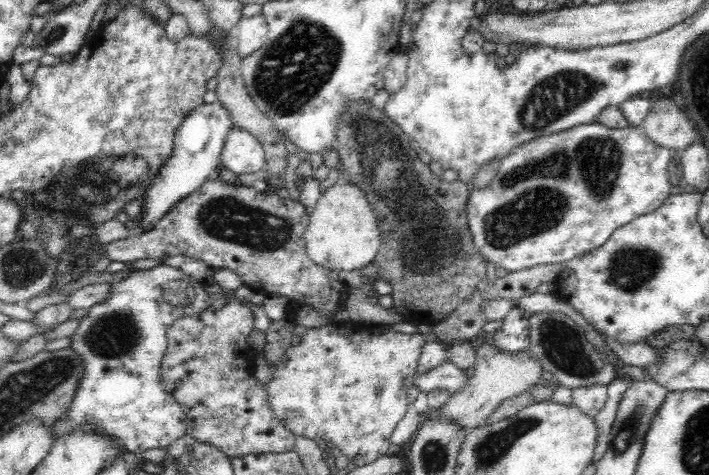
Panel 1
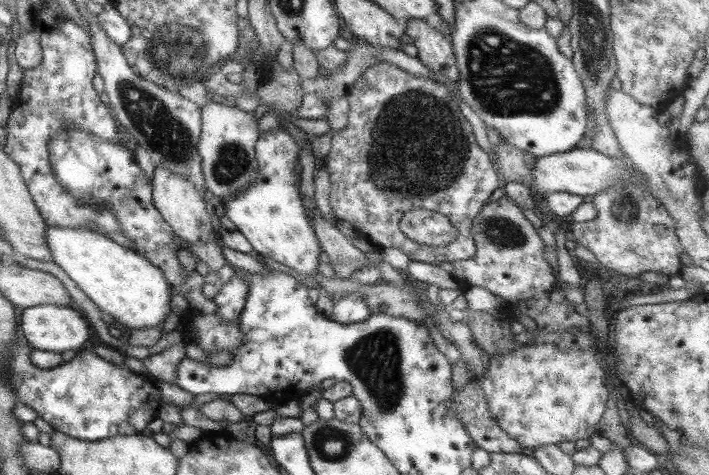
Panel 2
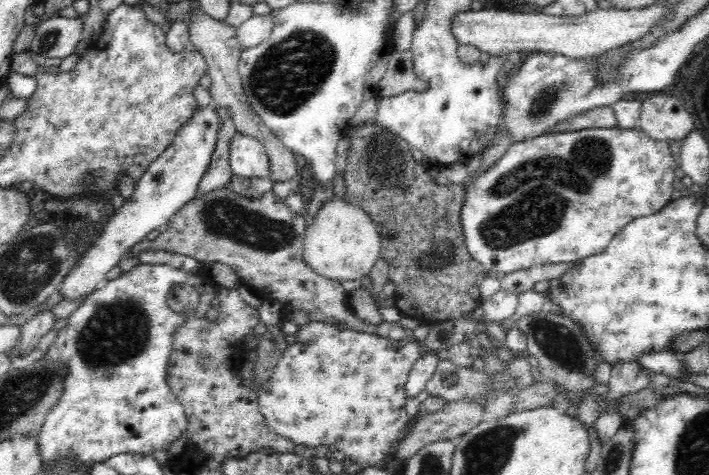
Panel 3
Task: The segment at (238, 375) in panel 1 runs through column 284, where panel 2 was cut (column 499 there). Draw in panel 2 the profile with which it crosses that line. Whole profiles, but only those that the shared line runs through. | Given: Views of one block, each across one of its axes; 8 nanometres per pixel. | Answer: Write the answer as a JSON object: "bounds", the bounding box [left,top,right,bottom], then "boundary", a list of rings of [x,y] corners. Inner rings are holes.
{"bounds":[452,383,520,454],"boundary":[[[467,383],[459,392],[452,389],[452,403],[456,410],[458,422],[464,425],[464,429],[477,448],[482,448],[488,453],[509,454],[520,452],[519,444],[506,432],[503,432],[499,426],[496,425],[495,420],[491,418],[479,383]]]}

